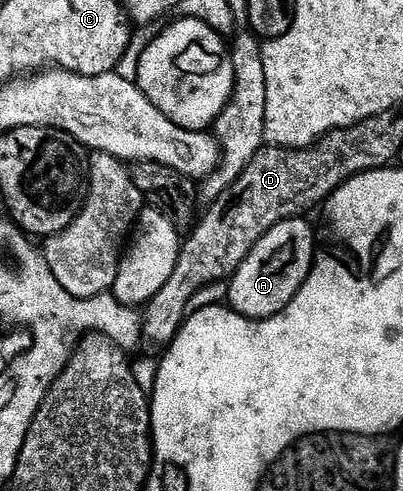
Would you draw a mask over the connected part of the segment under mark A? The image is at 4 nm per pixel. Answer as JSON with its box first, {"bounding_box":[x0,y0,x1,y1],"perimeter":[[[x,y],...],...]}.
{"bounding_box":[228,218,315,320],"perimeter":[[[305,218],[280,220],[233,273],[229,284],[228,307],[251,320],[265,320],[277,316],[295,298],[313,268],[315,251],[315,228]]]}

